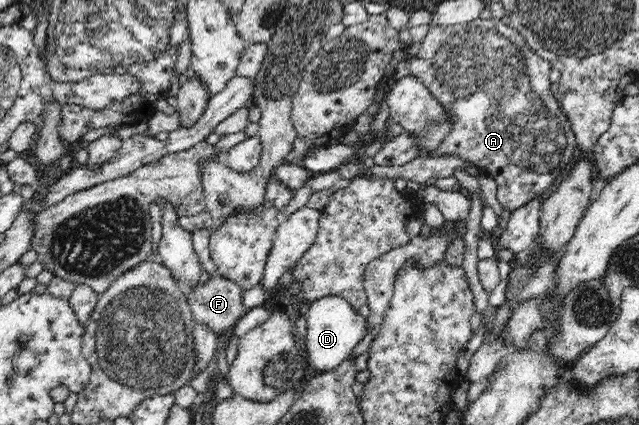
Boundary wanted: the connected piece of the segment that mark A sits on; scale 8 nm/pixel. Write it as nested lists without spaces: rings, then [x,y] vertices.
[[[479,18],[466,24],[432,26],[421,40],[418,55],[409,62],[411,75],[432,92],[452,117],[452,131],[433,151],[434,157],[457,155],[479,167],[480,173],[495,179],[497,199],[510,211],[526,205],[550,189],[556,179],[562,179],[562,170],[569,161],[574,161],[577,142],[567,114],[550,93],[550,69],[553,68],[505,20]]]

